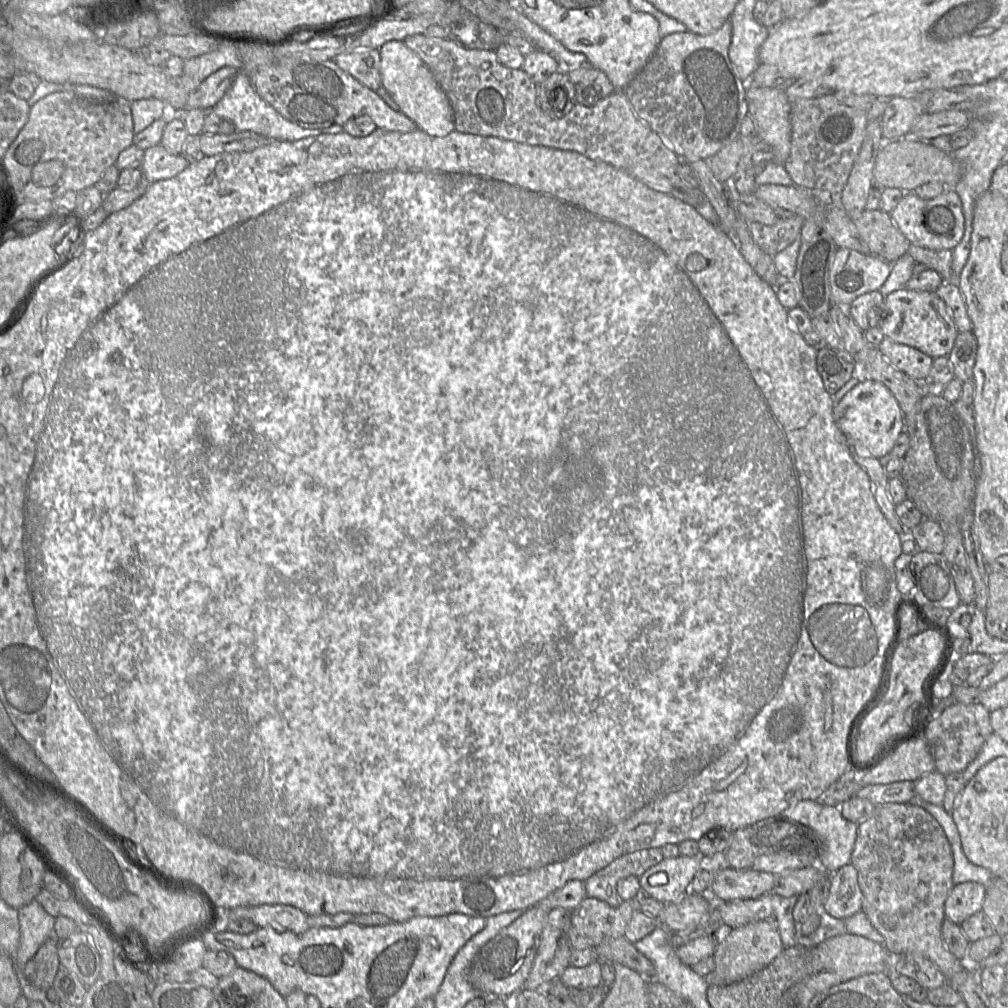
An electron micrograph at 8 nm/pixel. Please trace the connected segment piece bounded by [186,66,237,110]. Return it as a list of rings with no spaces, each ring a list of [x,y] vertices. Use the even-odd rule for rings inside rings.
[[[226,66],[209,75],[205,80],[201,82],[197,89],[189,93],[186,109],[212,109],[231,87],[236,74],[237,70],[235,68]]]

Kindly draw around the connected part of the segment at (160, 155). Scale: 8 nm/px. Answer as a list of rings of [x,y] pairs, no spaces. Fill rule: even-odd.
[[[158,144],[144,151],[141,171],[149,183],[154,183],[175,177],[188,165],[189,160],[183,155],[171,154],[161,144]]]

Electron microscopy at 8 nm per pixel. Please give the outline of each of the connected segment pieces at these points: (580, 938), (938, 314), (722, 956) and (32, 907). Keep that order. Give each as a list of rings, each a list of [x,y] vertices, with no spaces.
[[[585,897],[581,903],[571,911],[569,940],[573,949],[595,948],[604,939],[623,936],[626,927],[637,908],[637,900],[622,901],[619,906],[612,907],[608,903]]]
[[[901,288],[885,297],[887,317],[879,325],[885,337],[924,352],[932,358],[948,356],[958,330],[944,300],[935,291]]]
[[[771,919],[724,930],[713,954],[715,969],[705,976],[705,980],[708,985],[728,985],[740,981],[771,963],[784,948],[778,928]]]
[[[34,899],[31,903],[18,909],[18,919],[20,923],[20,944],[15,955],[15,972],[16,966],[23,970],[25,964],[34,958],[40,946],[50,937],[53,936],[55,917],[48,914],[44,908]]]

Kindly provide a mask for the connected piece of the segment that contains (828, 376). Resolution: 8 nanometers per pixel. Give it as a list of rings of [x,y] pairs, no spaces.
[[[828,346],[817,348],[816,366],[831,396],[852,378],[855,369],[855,365],[841,357],[837,349]]]

